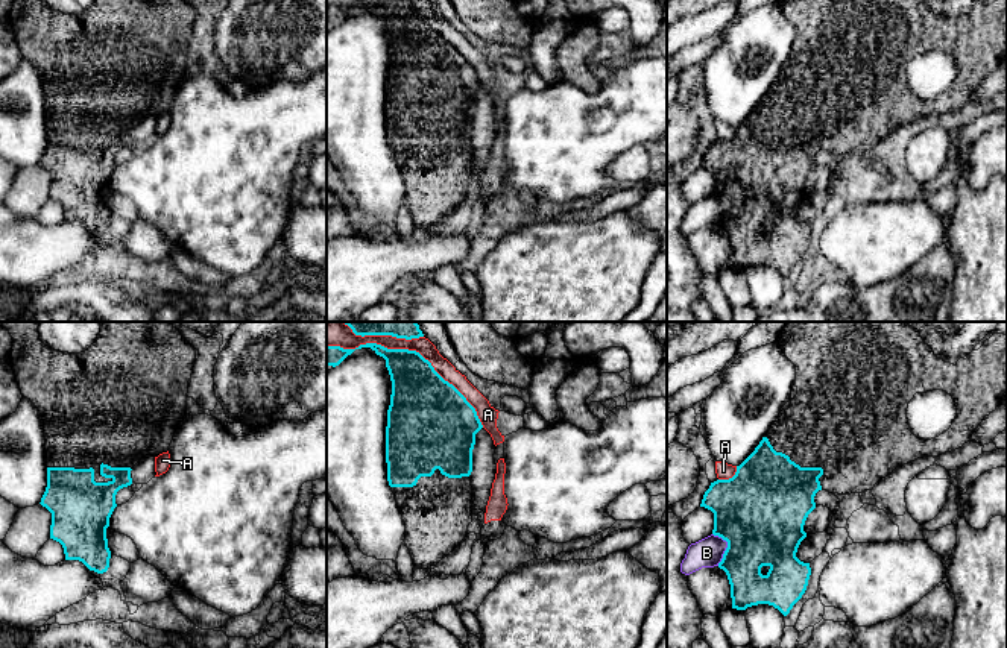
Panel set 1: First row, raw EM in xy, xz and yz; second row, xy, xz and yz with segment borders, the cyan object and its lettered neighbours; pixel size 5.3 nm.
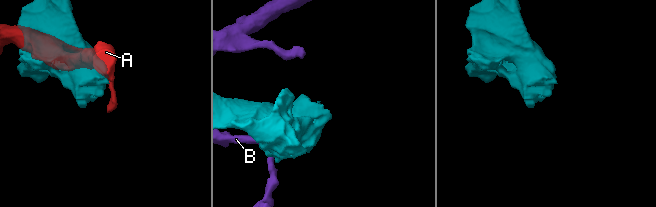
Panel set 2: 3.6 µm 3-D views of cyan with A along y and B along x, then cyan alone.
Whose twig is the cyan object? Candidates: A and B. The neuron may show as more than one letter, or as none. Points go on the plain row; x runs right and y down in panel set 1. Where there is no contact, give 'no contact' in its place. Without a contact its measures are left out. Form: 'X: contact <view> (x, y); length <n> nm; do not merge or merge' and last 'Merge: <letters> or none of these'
A: contact xz (412, 11); length 950 nm; do not merge
B: contact yz (728, 207); length 180 nm; do not merge
Merge: none of these

